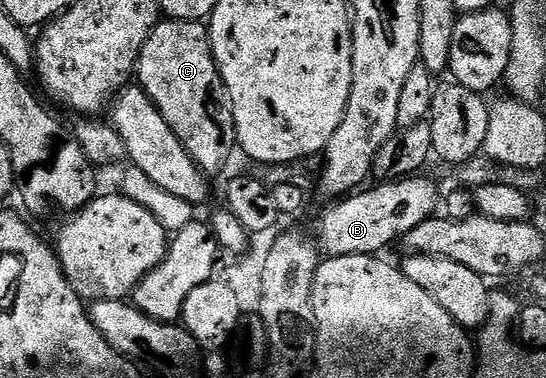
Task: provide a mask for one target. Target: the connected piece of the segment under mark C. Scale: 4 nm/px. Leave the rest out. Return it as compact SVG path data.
M204 22L158 23L143 45L135 75L197 166L206 173L223 170L237 147L237 130L225 82L213 60L208 26Z

